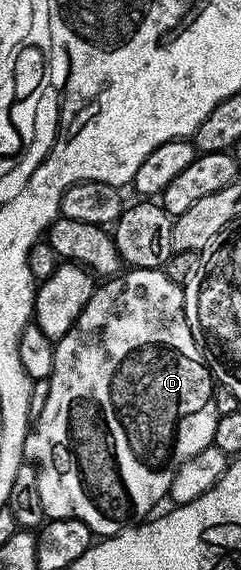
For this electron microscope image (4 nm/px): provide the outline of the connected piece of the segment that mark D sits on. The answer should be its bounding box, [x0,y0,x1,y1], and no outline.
[23,268,220,537]

